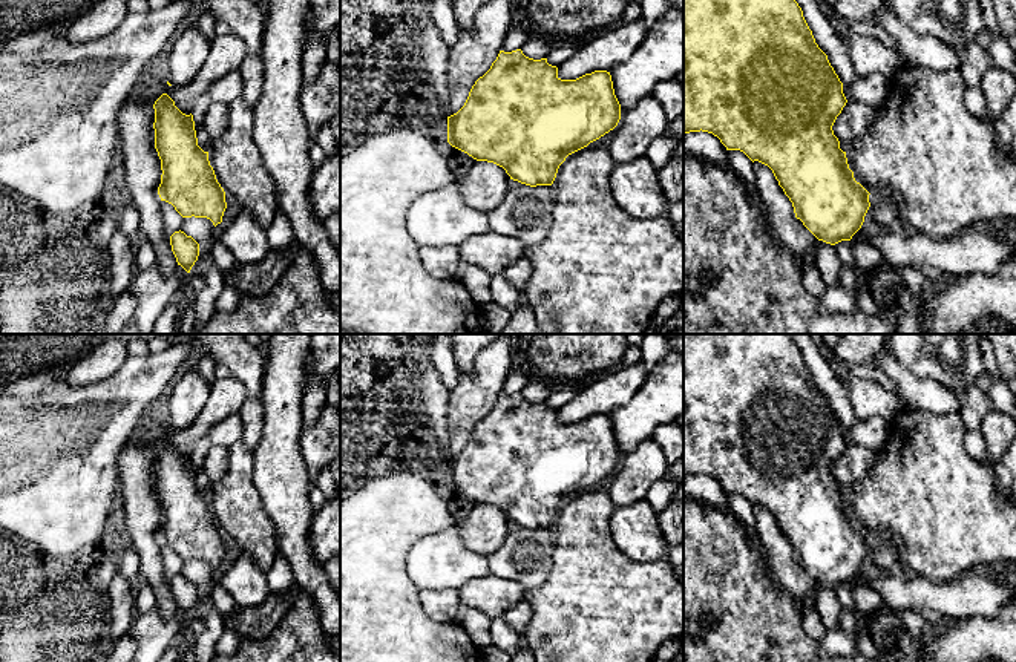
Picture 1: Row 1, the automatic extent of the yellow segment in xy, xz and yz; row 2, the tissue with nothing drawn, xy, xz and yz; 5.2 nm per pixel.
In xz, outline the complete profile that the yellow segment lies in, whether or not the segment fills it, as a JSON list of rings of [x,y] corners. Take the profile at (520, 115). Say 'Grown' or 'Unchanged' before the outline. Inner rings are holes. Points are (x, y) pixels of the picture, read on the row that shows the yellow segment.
Unchanged. [[[500,51],[464,106],[447,116],[447,143],[503,167],[513,181],[552,185],[569,155],[613,130],[619,120],[610,72],[561,80],[547,58]]]

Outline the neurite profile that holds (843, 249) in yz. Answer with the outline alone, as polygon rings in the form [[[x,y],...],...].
[[[841,241],[835,244],[834,248],[841,264],[854,271],[858,288],[869,293],[867,271],[863,271],[855,265],[852,242]]]

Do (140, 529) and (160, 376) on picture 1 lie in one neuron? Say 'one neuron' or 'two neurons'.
two neurons

